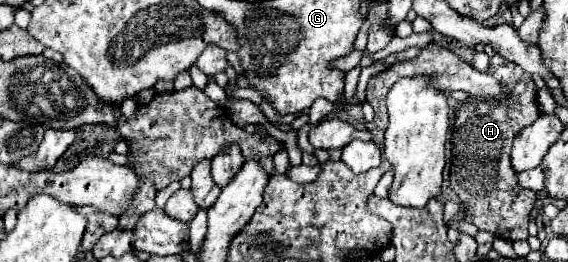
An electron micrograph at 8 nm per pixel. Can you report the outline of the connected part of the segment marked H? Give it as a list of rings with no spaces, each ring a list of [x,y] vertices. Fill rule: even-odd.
[[[500,53],[490,59],[490,75],[508,85],[512,101],[488,105],[488,101],[472,97],[458,105],[452,131],[450,187],[466,209],[466,221],[474,223],[478,229],[492,231],[496,237],[518,241],[522,239],[522,233],[528,233],[528,219],[536,193],[516,185],[516,173],[510,165],[510,147],[512,139],[540,117],[536,105],[536,85],[530,73],[520,69],[520,65],[506,61]]]

